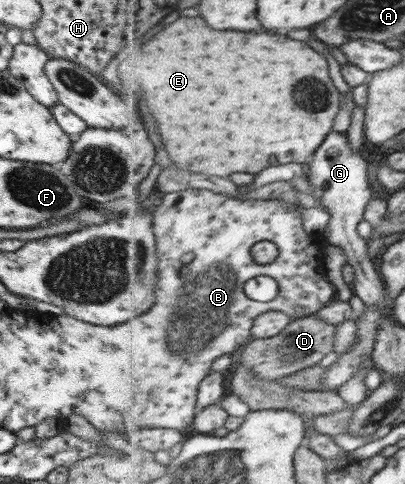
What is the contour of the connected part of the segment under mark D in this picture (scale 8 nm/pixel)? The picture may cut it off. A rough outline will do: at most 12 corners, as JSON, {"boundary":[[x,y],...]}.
{"boundary":[[321,316],[254,339],[241,364],[266,380],[316,366],[336,351],[338,325]]}

